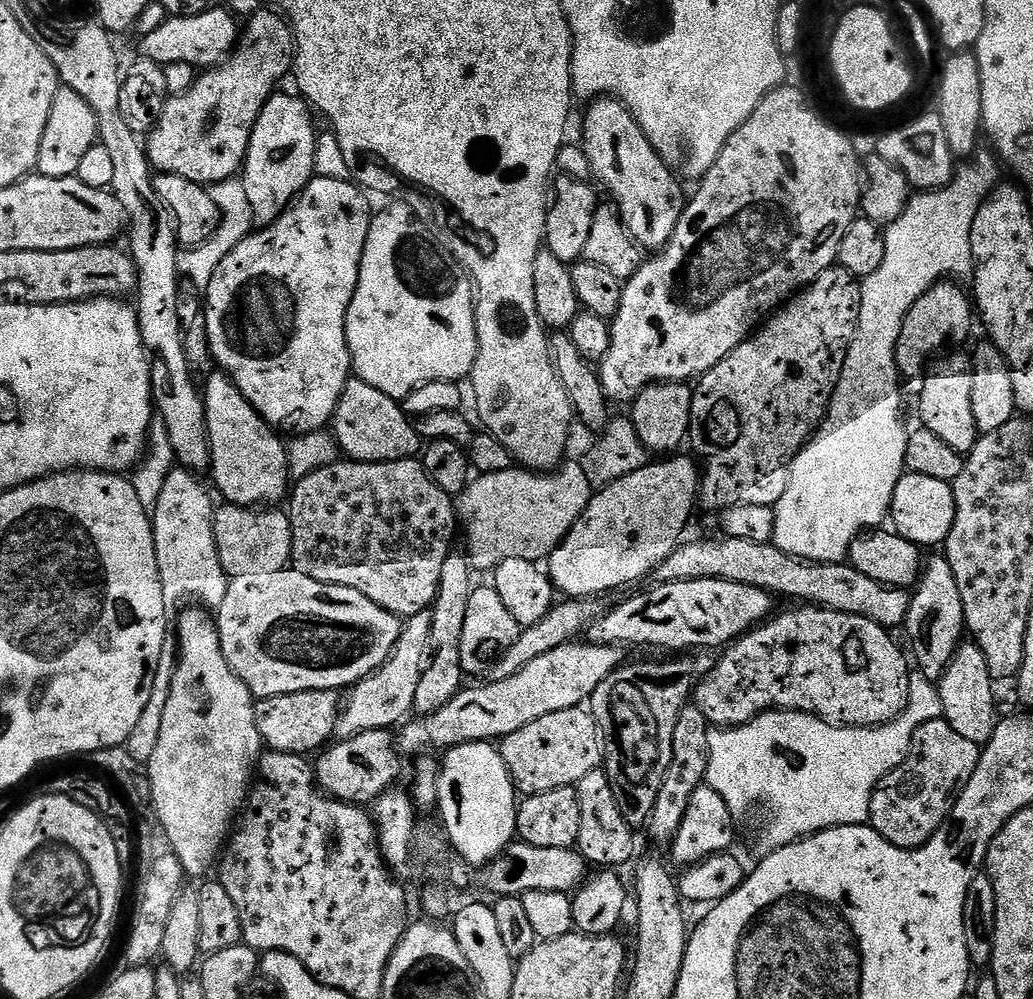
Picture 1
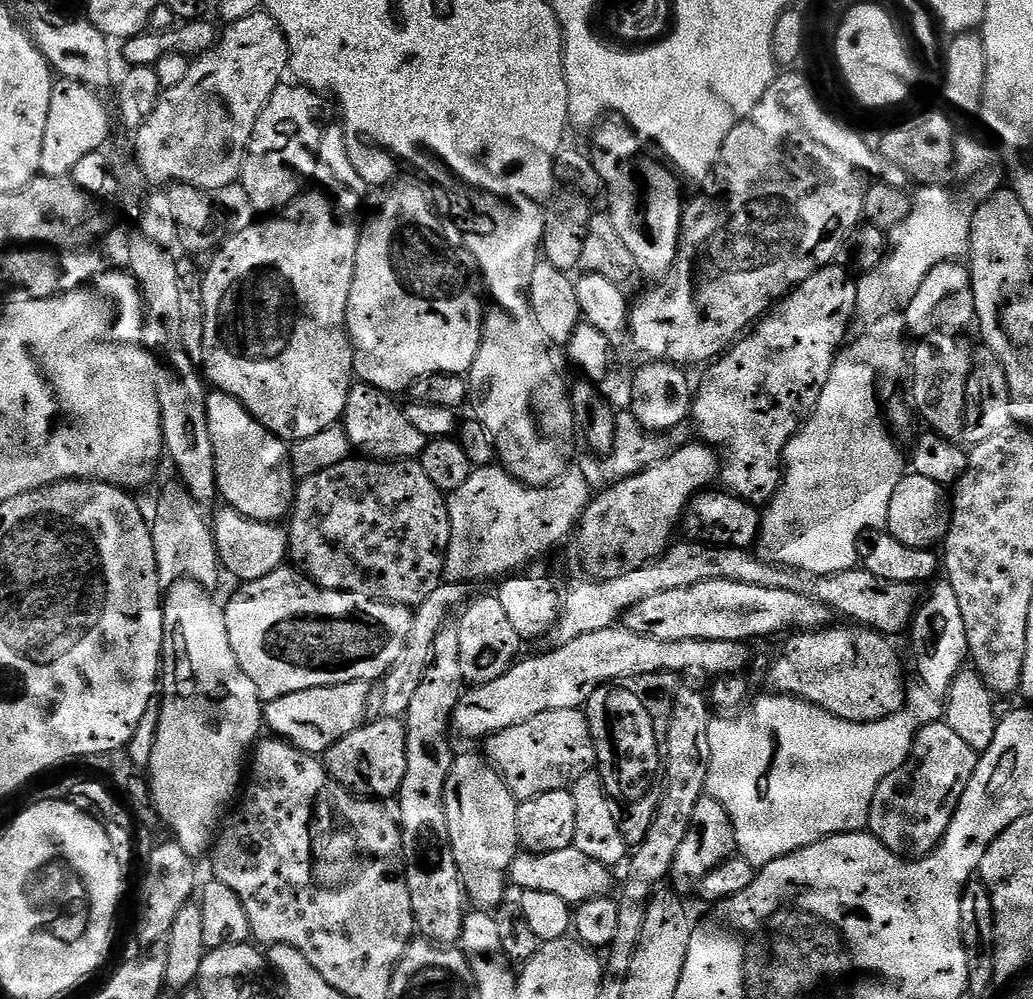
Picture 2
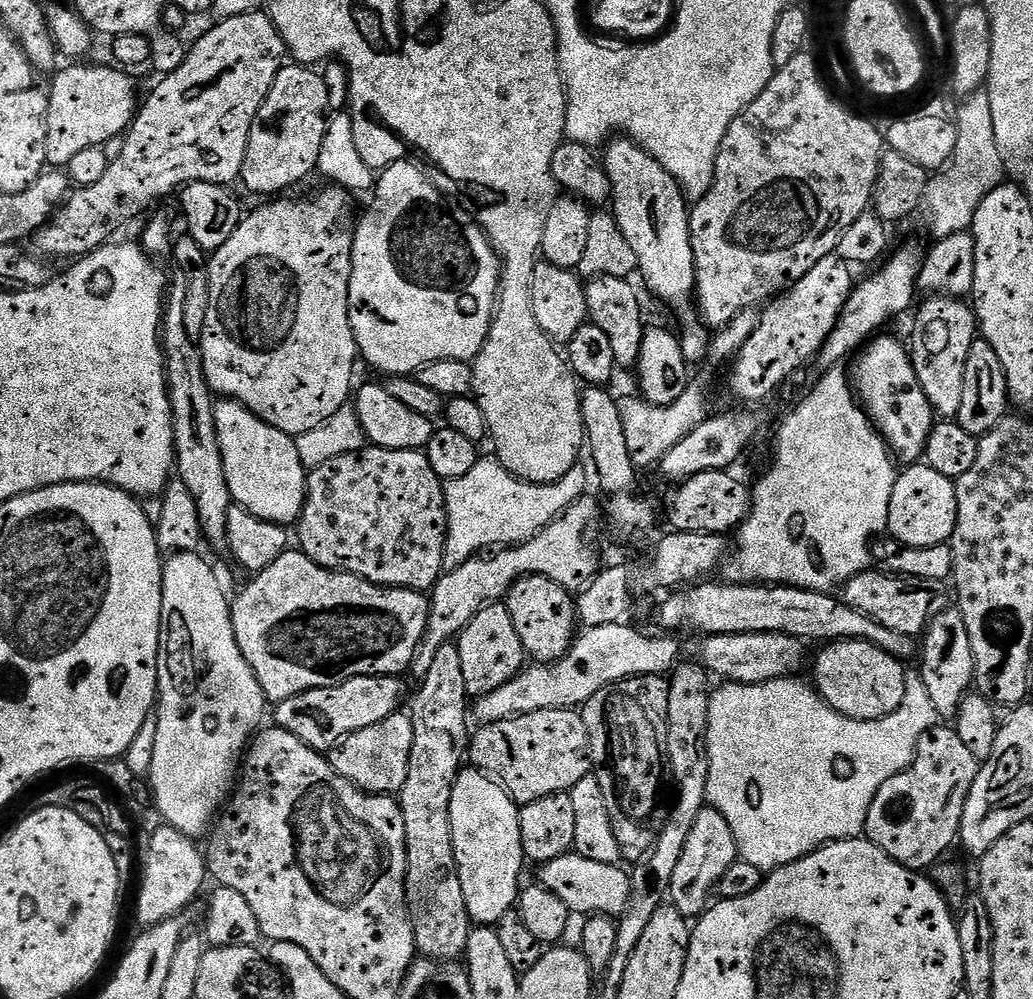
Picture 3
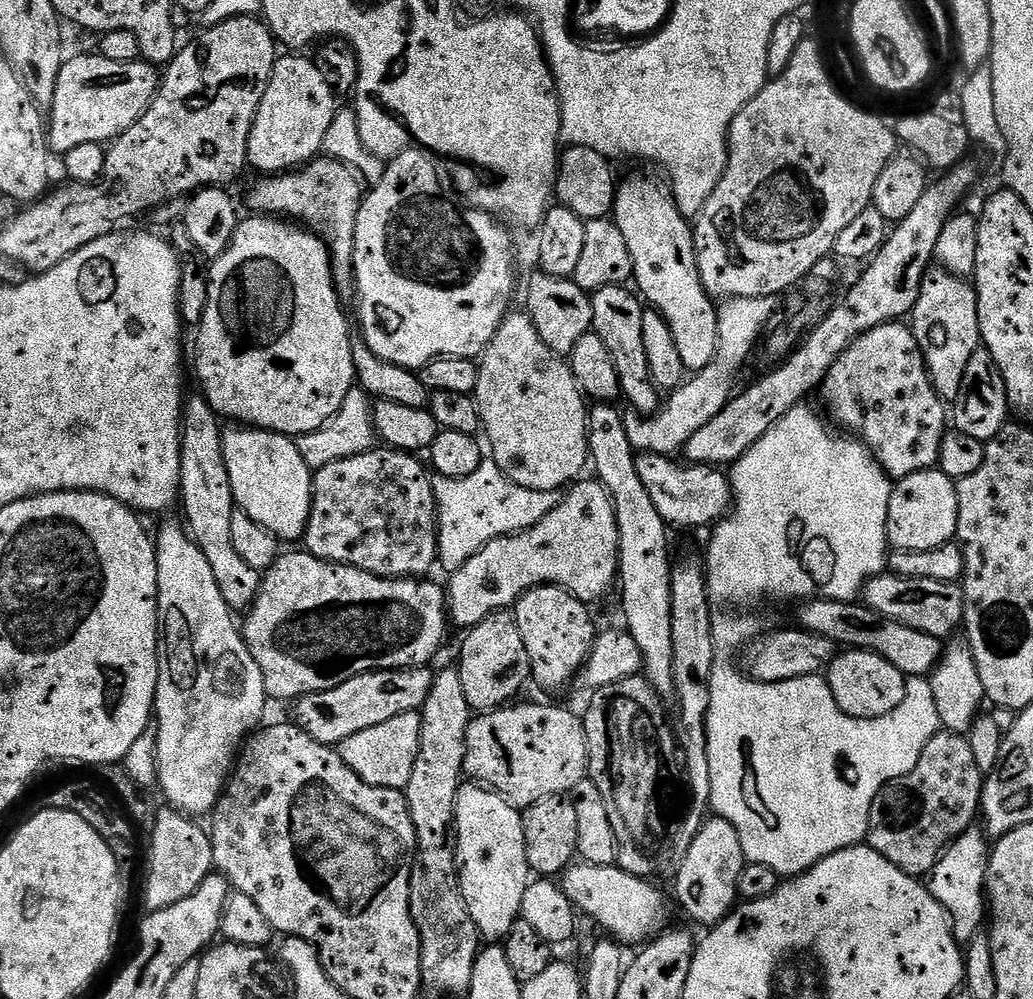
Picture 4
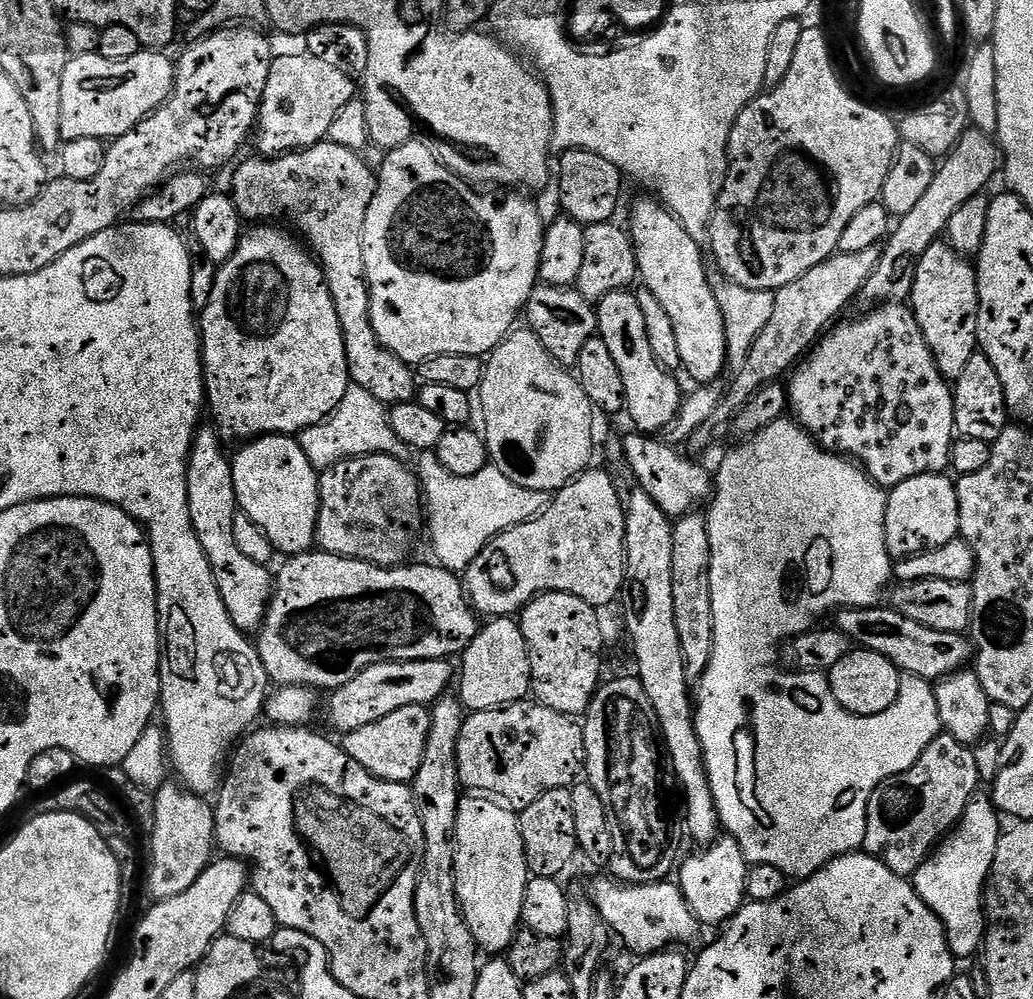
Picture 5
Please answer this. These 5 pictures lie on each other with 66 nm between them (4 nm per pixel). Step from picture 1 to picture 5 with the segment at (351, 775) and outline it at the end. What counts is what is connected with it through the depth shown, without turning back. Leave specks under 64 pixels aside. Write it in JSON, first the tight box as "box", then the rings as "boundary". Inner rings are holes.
{"box":[342,706,431,785],"boundary":[[[402,706],[402,710],[394,710],[394,714],[386,714],[386,718],[370,722],[370,726],[347,733],[342,747],[350,758],[354,758],[354,762],[358,762],[358,766],[370,770],[370,774],[386,782],[411,785],[418,766],[422,766],[422,754],[426,754],[431,717],[431,711],[425,706]]]}

